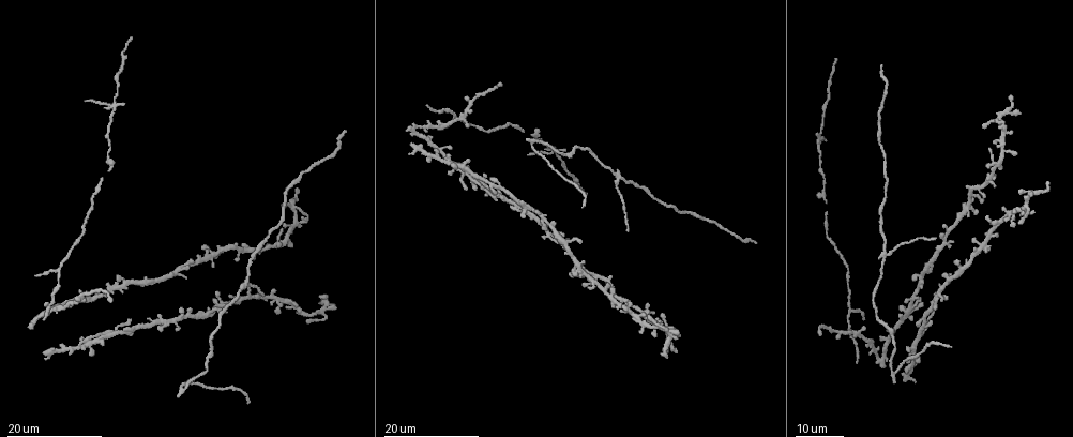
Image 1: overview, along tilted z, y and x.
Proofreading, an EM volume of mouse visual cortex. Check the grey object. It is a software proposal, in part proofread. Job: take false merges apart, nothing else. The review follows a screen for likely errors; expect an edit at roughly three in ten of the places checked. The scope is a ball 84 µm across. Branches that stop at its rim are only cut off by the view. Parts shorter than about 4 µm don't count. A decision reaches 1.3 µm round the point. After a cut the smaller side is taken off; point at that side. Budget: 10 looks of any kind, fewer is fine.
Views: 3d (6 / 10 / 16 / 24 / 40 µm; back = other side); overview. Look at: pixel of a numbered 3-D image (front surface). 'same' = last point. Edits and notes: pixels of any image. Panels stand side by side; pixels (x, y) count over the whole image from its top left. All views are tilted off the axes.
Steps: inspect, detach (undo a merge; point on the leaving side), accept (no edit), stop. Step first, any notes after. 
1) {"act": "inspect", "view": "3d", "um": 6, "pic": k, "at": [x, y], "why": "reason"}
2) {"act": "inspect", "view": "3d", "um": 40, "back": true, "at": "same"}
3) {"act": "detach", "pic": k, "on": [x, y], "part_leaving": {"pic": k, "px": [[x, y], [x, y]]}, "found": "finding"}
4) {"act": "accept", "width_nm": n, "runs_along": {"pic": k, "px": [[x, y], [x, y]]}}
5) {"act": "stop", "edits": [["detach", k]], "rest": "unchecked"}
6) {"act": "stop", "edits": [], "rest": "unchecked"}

{"act": "inspect", "view": "3d", "um": 16, "pic": 1, "at": [554, 153], "why": "four or more arms meet"}

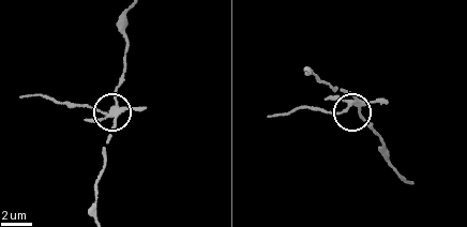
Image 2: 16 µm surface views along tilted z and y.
{"act": "inspect", "view": "3d", "um": 10, "pic": 2, "at": [350, 105]}

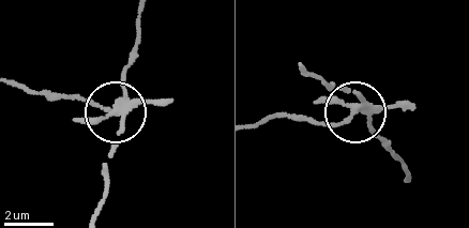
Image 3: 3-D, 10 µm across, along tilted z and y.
{"act": "detach", "pic": 3, "on": [88, 118], "arms": 5, "part_leaving": {"pic": 3, "px": [[118, 107], [17, 88]]}, "found": "a second neuron is stuck on"}

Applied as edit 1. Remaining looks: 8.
{"act": "inspect", "view": "overview"}

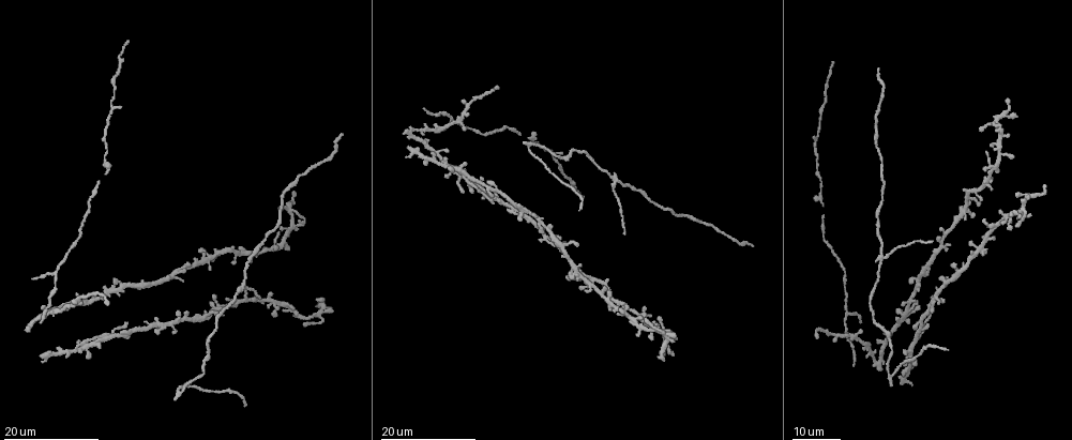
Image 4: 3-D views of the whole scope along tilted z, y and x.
{"act": "inspect", "view": "3d", "um": 16, "pic": 4, "at": [822, 104]}

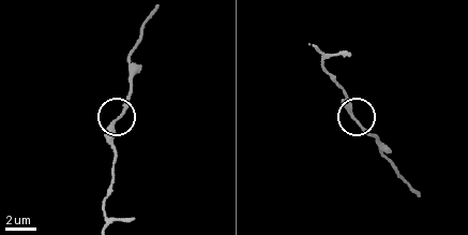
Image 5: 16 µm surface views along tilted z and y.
{"act": "inspect", "view": "3d", "um": 10, "pic": 5, "at": [355, 118], "why": "zoom in"}

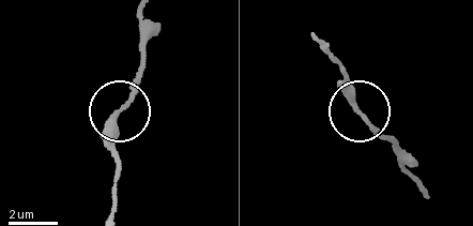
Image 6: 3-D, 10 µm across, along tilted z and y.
{"act": "accept", "runs_along": {"pic": 6, "px": [[318, 42], [388, 140]]}, "found": "continuous, no second neuron"}

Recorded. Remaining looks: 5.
{"act": "inspect", "view": "3d", "um": 16, "pic": 4, "at": [55, 274], "why": "a fork"}

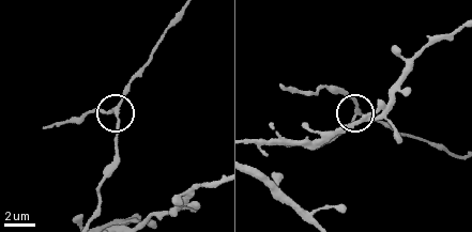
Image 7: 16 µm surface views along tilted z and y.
{"act": "inspect", "view": "3d", "um": 6, "pic": 7, "at": [355, 118]}

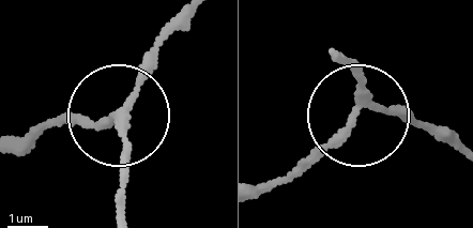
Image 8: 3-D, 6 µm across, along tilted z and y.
{"act": "accept", "side_arm_um": 6, "found": "one neuron here"}

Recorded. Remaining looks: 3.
{"act": "inspect", "view": "3d", "um": 16, "pic": 4, "at": [611, 177]}

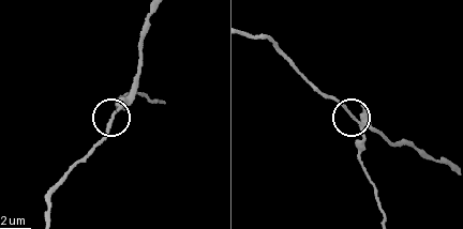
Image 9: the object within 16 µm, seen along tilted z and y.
{"act": "inspect", "view": "3d", "um": 10, "pic": 9, "at": [356, 122]}

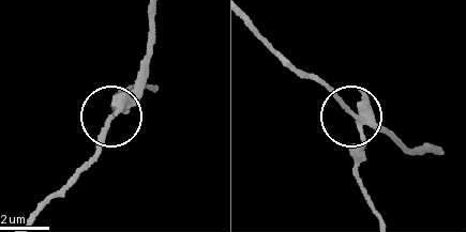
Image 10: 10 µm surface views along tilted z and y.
{"act": "detach", "pic": 10, "on": [356, 158], "width_nm": 260, "part_leaving": {"pic": 10, "px": [[364, 125], [355, 166], [375, 213]]}, "found": "two neurons meet here"}

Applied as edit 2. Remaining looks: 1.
{"act": "stop", "edits": [["detach", 3], ["detach", 10]], "rest": "unchecked"}

